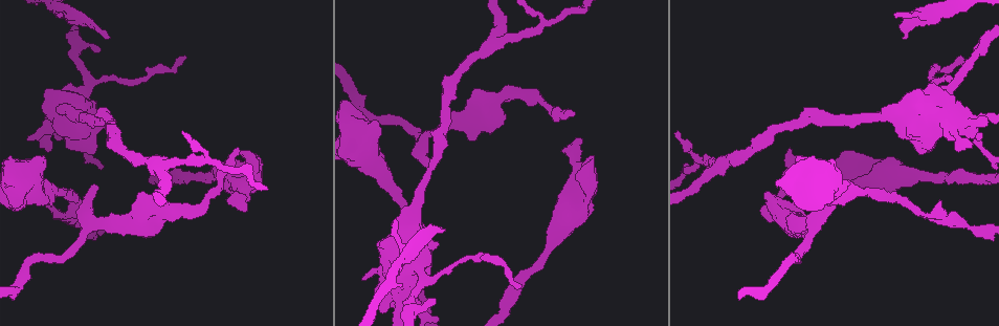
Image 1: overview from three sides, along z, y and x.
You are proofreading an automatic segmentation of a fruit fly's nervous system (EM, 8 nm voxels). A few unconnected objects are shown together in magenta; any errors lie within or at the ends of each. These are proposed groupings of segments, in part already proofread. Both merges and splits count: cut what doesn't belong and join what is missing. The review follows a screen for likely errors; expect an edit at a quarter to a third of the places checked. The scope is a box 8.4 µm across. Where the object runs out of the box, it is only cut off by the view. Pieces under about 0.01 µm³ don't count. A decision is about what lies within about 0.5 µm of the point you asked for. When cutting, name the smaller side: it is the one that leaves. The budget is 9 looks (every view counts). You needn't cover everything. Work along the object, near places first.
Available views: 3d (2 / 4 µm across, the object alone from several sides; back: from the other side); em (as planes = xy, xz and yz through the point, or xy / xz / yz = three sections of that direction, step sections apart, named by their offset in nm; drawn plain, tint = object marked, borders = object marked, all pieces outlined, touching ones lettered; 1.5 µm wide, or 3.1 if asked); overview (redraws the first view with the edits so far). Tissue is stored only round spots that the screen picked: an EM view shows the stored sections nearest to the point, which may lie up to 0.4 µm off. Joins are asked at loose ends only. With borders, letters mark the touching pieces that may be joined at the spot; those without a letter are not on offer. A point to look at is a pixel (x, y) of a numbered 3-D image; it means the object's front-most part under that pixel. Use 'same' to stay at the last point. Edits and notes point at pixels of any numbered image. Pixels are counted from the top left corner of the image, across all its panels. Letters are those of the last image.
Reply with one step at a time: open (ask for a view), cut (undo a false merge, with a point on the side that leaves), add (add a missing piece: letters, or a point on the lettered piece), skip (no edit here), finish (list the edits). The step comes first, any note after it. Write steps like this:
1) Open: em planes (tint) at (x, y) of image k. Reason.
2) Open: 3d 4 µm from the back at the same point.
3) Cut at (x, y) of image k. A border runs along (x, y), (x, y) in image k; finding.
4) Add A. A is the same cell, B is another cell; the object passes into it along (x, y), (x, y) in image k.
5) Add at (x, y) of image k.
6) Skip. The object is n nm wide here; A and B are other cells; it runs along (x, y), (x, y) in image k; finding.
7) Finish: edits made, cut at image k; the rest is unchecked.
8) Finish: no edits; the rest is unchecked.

Open: 3d 4 µm at (494, 44) of image 1. Side arm on a straight run.

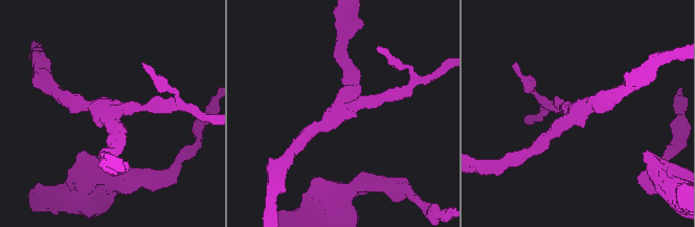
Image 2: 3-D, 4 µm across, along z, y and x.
Open: em yz step 8 (borders) at (107, 107) of image 2.

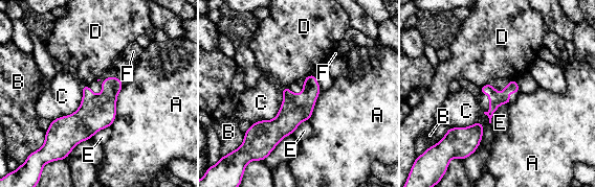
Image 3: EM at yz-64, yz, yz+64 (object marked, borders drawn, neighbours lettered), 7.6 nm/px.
Skip. The object is 200 nm wide here; A, B, C, D, E and F are other cells; one cell here.

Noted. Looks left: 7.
Open: em planes (borders) at (96, 185) of image 1. Free end.

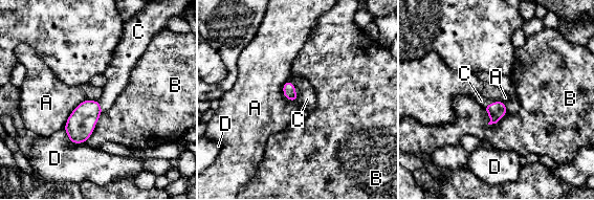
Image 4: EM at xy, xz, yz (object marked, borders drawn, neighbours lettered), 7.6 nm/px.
Add C. C is the same cell, A, B and D are other cells; the object passes into it along (80, 126), (101, 107), (116, 79) in image 4; the cell continues.

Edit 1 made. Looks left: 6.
Open: 3d 4 µm from the back at (573, 115) of image 1. Long arm stops here.

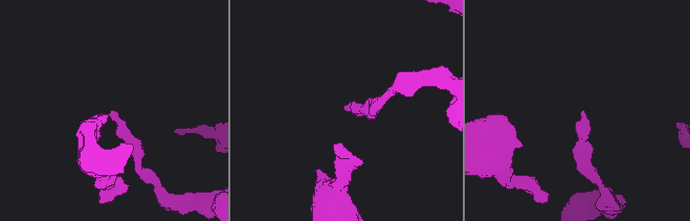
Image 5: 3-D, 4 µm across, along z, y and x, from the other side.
Open: em yz step 4 (borders) at (582, 111) of image 5. Need the tissue.

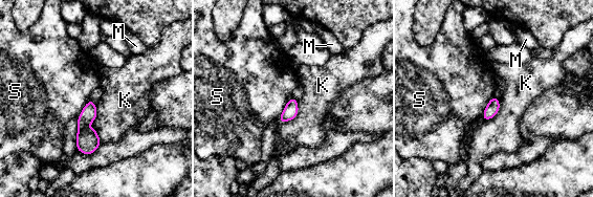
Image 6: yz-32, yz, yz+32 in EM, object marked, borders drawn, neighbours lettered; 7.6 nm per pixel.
Skip. K, M and S are other cells; a border runs along (493, 95), (485, 107), (480, 119) in image 6; no lettered piece goes on from it.

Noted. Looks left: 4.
Finish: edits made, add at image 4; the rest is unchecked.

